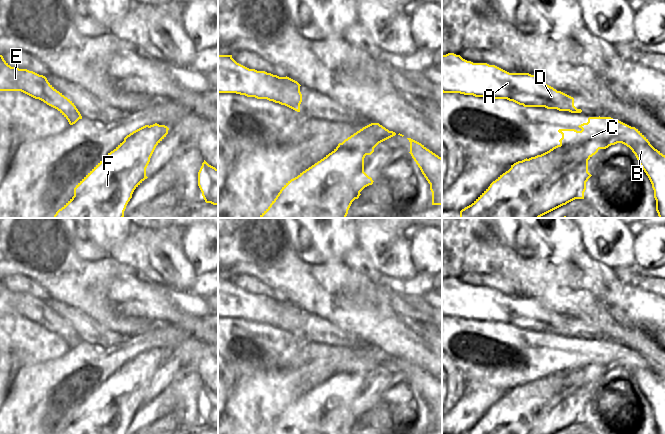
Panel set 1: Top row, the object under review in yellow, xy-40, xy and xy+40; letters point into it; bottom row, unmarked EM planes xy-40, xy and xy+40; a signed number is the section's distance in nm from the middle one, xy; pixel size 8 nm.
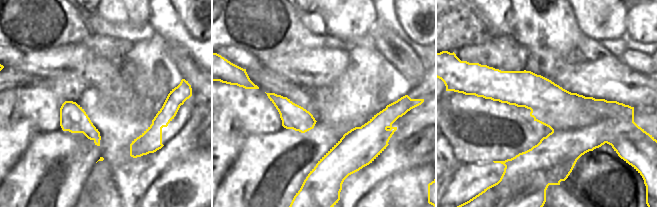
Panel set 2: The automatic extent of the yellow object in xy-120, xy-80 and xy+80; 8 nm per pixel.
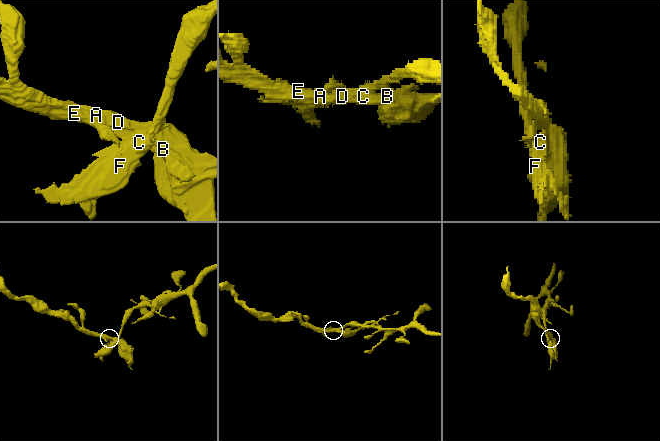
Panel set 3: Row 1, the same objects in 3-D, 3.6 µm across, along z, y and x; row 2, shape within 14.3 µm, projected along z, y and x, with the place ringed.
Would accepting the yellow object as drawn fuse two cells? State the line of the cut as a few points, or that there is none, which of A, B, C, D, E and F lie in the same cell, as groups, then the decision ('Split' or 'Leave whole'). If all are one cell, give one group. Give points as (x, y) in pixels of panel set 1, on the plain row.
Split along xy+40 (560, 367), (579, 368), (583, 376), (583, 382), (587, 385). Groups: A B C D E / F. Split.

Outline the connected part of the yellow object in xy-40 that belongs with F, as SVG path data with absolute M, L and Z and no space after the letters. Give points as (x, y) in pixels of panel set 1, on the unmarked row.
M157 347L137 356L108 377L74 412L74 420L59 434L125 434L134 414L148 401L146 392L169 352Z

